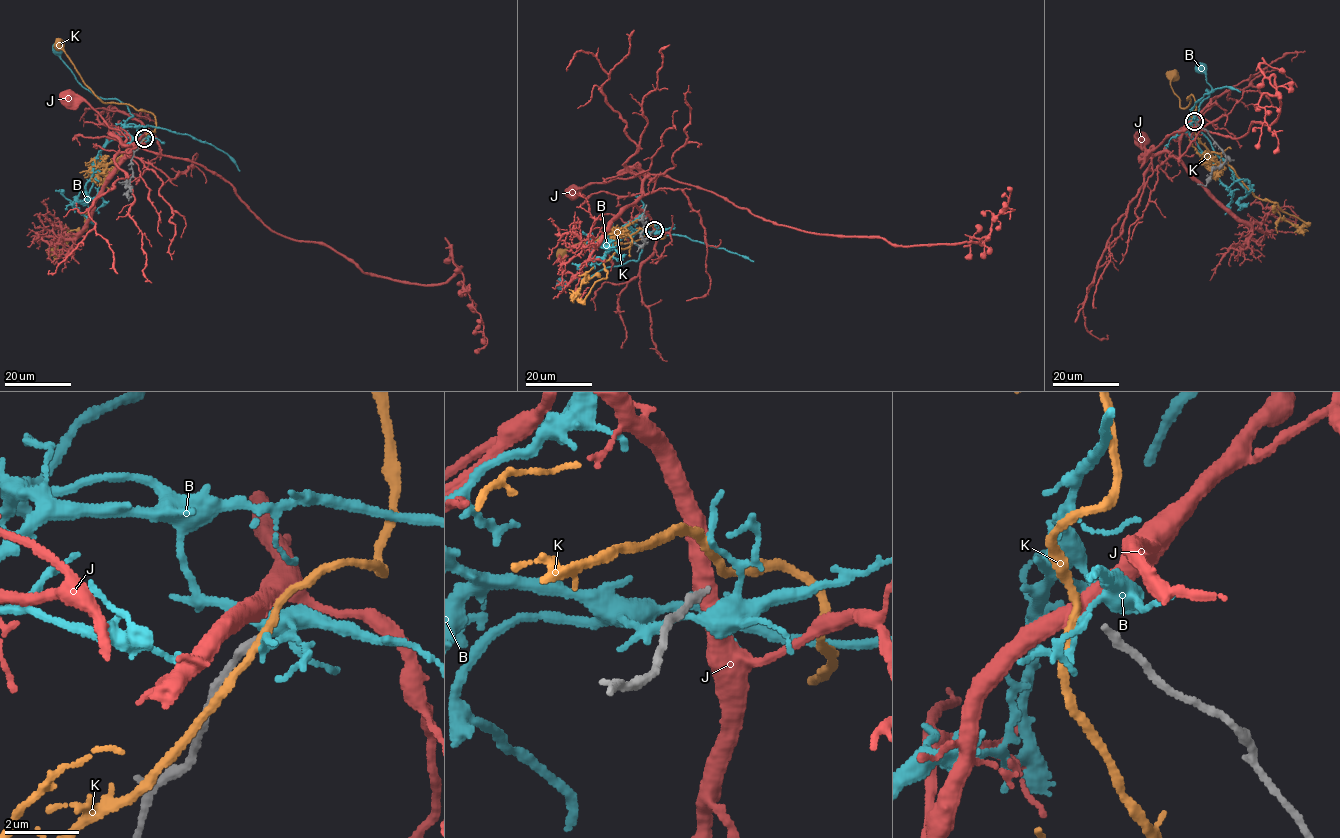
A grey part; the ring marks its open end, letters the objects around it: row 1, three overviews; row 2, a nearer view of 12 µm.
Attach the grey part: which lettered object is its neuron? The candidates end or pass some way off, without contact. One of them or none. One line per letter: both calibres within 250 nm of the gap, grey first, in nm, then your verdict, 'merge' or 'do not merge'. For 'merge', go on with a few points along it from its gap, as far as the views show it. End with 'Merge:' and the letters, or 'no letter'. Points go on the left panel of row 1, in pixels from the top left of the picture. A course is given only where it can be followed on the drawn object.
B: 200 nm thick on the grey side, 380 nm on the other; do not merge
J: 200 nm thick on the grey side, 440 nm on the other; do not merge
K: 200 nm thick on the grey side, 220 nm on the other; do not merge
Merge: no letter

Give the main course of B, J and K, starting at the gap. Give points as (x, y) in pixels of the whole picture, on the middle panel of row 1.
B: (655, 231), (637, 233), (632, 238), (641, 249), (637, 261), (604, 267), (583, 279), (563, 284)
J: (654, 229), (635, 204), (642, 181), (635, 173), (572, 193)
K: (655, 228), (664, 231), (663, 239), (644, 235), (623, 243), (603, 236), (575, 244), (562, 255)

